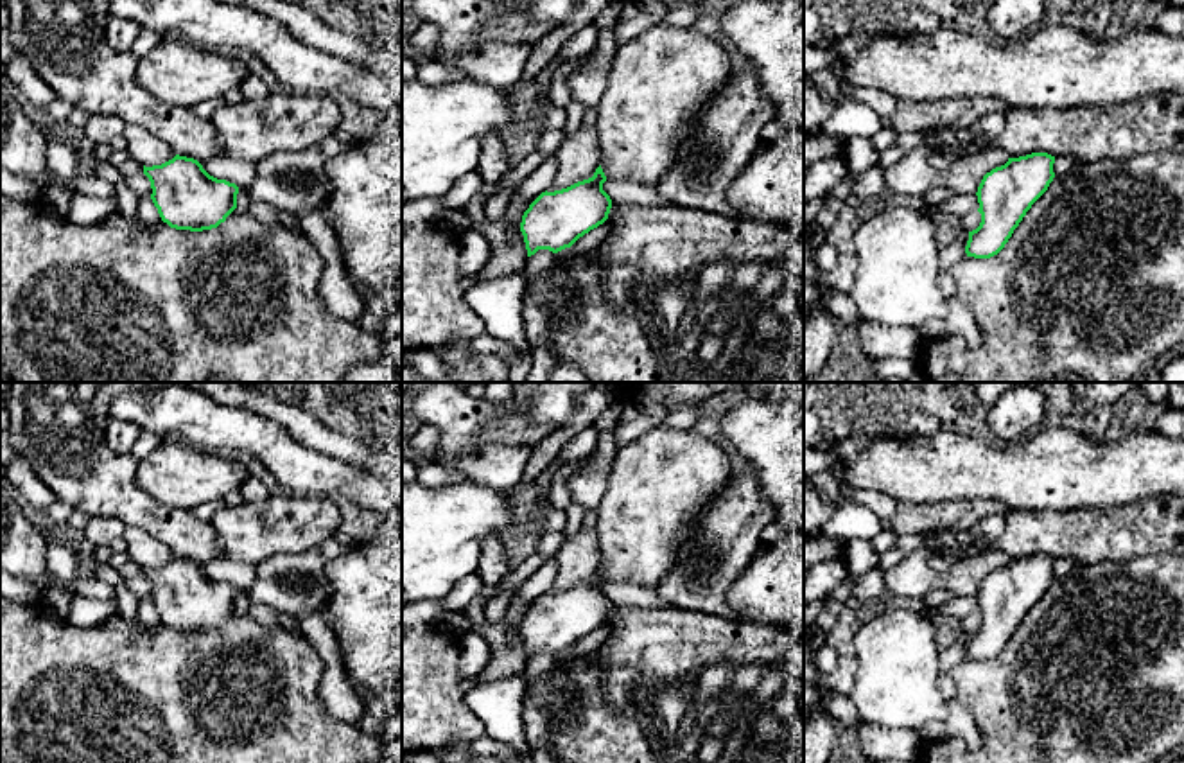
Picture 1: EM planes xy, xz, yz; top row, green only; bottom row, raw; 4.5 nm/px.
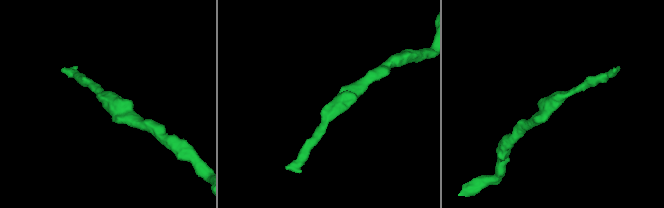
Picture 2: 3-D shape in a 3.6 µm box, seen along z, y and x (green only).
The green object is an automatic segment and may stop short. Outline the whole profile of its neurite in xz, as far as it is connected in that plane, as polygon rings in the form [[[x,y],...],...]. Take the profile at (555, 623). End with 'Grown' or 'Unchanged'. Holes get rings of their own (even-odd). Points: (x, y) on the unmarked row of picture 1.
[[[601,567],[594,578],[567,591],[542,594],[524,614],[520,634],[527,659],[538,652],[558,655],[608,621],[612,601],[603,592]]]. Unchanged

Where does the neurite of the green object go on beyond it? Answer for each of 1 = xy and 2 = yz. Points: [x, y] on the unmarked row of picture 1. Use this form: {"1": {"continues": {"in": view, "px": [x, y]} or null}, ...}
{"1": {"continues": null}, "2": {"continues": null}}

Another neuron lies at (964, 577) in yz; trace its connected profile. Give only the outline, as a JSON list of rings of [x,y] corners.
[[[988,546],[979,555],[942,564],[942,587],[954,596],[976,596],[983,578],[1006,564],[1005,553],[997,546]]]

